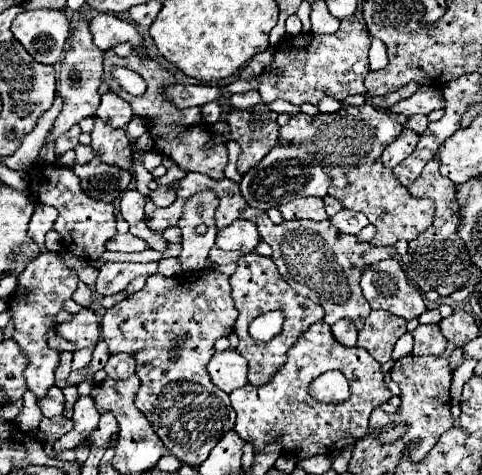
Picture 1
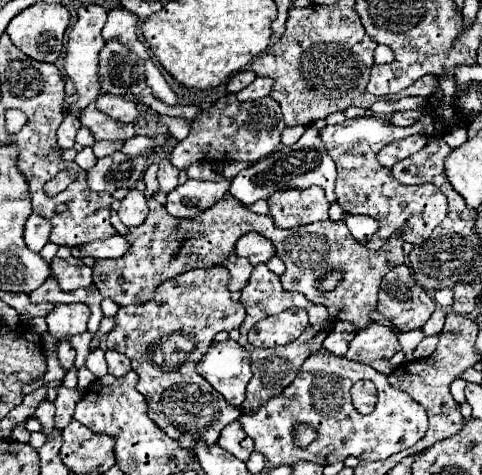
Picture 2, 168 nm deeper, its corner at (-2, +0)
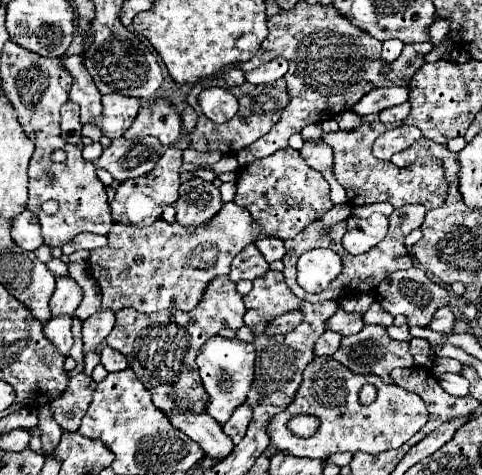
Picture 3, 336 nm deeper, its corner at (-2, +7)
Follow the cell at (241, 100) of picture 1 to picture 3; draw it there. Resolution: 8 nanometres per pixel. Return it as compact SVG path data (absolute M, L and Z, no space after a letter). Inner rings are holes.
M277 57L253 71L245 73L245 79L253 85L263 85L263 83L273 83L277 79L281 79L287 73L287 61L283 57Z

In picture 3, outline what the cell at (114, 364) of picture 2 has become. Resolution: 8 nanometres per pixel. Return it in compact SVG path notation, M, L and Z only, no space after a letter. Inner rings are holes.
M105 347L105 349L101 351L101 365L103 365L109 373L115 373L115 371L127 369L127 359L125 359L119 351L115 351L115 349L111 349L111 347Z

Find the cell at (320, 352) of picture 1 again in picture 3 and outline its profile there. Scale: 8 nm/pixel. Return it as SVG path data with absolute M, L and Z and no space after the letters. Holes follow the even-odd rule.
M315 357L303 371L303 383L293 405L271 421L269 435L277 451L307 459L327 459L329 455L343 451L383 453L397 449L409 441L425 423L427 409L419 395L407 393L399 385L385 385L375 375L355 375L347 367L339 365L339 361L333 357ZM365 383L371 383L377 389L377 397L369 407L359 403L359 391ZM297 415L311 415L319 419L319 429L315 435L303 439L289 431L287 423Z

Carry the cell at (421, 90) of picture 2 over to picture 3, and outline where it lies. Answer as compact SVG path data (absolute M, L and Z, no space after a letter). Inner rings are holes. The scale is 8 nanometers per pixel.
M301 1L293 11L283 11L267 19L269 35L261 43L261 49L247 63L237 63L235 67L241 71L251 71L257 65L265 65L275 57L285 57L289 61L287 85L289 85L289 105L283 109L281 119L273 125L273 129L263 135L259 141L251 143L247 149L235 153L239 165L249 165L255 159L269 157L279 149L289 147L289 137L299 133L309 123L321 123L331 119L331 115L339 115L339 111L349 111L363 95L377 87L389 85L407 85L417 67L423 67L423 57L433 49L429 41L425 43L409 43L399 61L391 63L391 73L383 73L385 61L381 59L381 43L375 37L363 33L359 27L351 25L345 17L339 17L335 9L309 5Z

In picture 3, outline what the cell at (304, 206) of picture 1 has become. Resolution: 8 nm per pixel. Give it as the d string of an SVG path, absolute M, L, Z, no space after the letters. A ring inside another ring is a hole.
M291 147L279 149L279 153L273 153L271 157L239 167L237 193L233 201L247 209L261 225L261 235L257 239L277 237L283 241L293 239L301 229L305 229L315 219L321 219L321 215L333 207L329 185L323 175L311 169L301 153Z

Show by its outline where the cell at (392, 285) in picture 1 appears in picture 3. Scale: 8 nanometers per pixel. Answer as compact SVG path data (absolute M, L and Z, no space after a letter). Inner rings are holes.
M413 267L413 269L407 269L407 271L395 271L395 273L391 273L391 275L377 287L377 301L379 301L379 305L381 305L387 313L391 313L393 317L399 315L399 313L403 313L403 315L407 317L407 325L427 327L427 325L431 323L435 311L437 311L439 307L449 305L451 293L449 293L445 287L433 283L433 281L425 275L423 269Z

